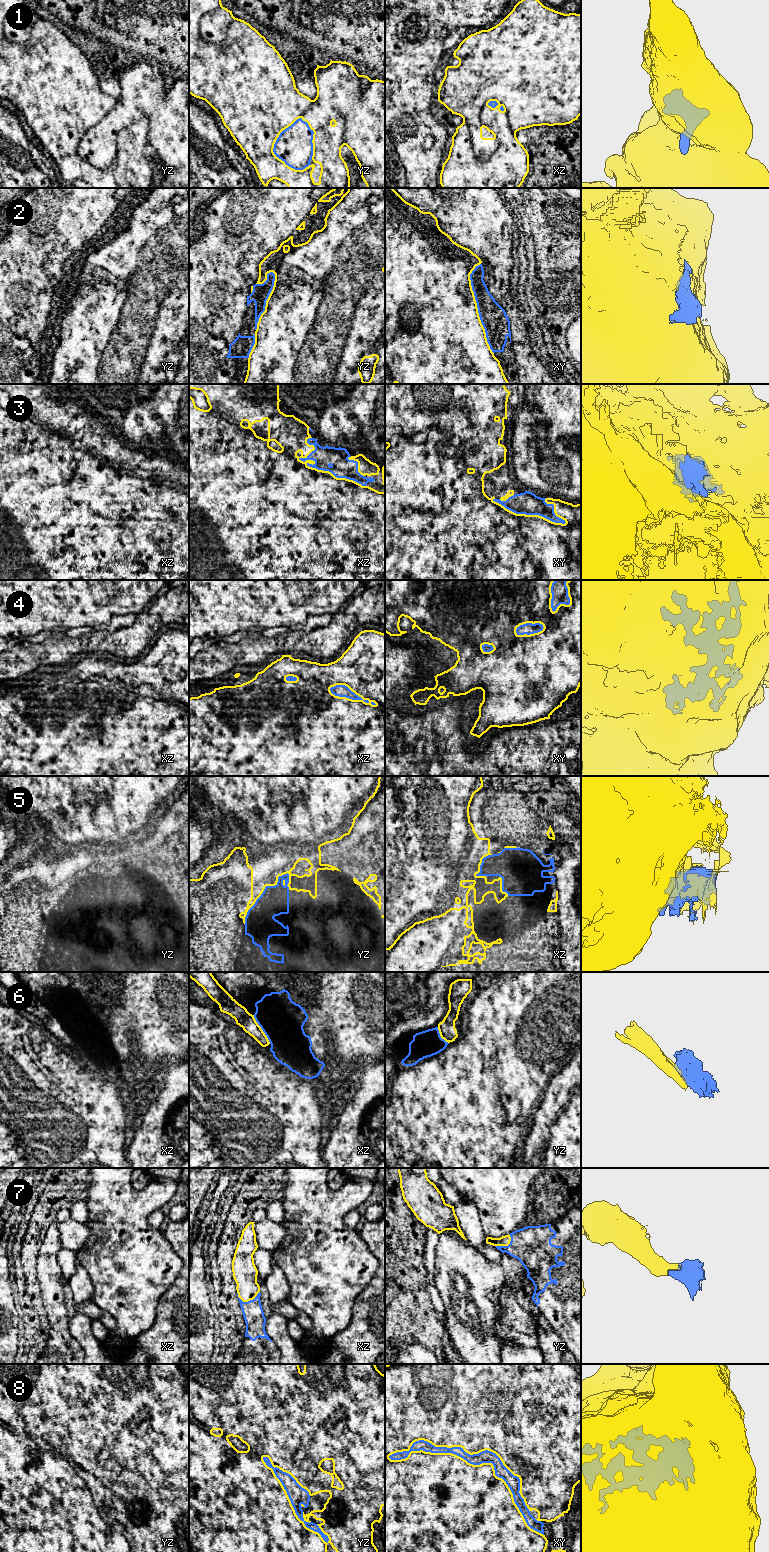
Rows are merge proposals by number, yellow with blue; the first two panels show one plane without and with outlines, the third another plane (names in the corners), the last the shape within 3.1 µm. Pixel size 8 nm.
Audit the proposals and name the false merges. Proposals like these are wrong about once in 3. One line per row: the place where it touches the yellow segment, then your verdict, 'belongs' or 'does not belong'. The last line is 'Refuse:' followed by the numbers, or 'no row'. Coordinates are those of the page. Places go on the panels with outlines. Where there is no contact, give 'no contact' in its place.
1: meets yellow in yz at (274, 143); belongs
2: meets yellow in xy at (477, 308); belongs
3: meets yellow in xz at (322, 470); belongs
4: meets yellow in xz at (351, 699); belongs
5: meets yellow in yz at (262, 892); does not belong
6: meets yellow in xz at (261, 1029); does not belong
7: meets yellow in xz at (248, 1300); belongs
8: meets yellow in xy at (480, 1464); belongs
Refuse: 5, 6

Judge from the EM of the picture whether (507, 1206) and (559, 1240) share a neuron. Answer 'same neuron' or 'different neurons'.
different neurons

